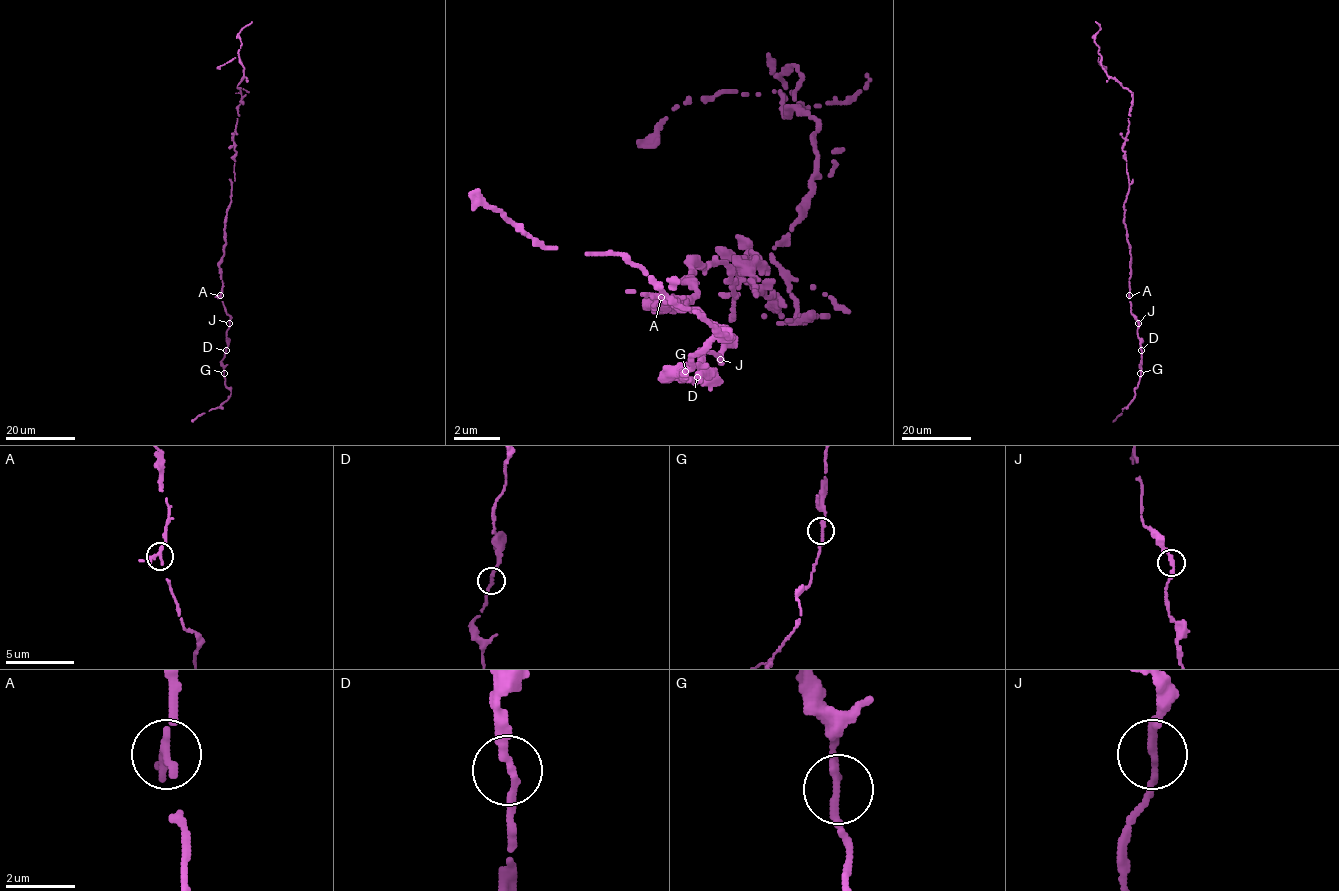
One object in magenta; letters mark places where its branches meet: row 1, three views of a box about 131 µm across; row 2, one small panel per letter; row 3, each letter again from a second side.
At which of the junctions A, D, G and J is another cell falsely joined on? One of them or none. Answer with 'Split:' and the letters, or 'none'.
Split: A

